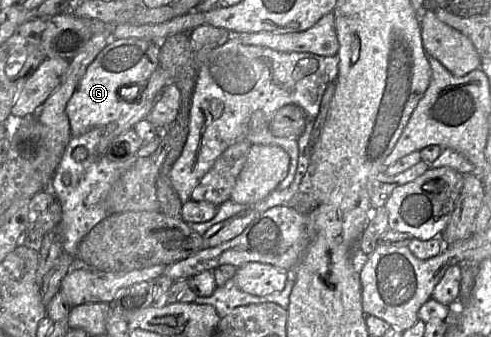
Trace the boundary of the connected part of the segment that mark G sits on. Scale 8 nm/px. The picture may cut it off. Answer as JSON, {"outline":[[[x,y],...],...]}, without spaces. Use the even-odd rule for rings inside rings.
{"outline":[[[111,39],[87,67],[67,103],[66,114],[71,136],[80,136],[93,127],[107,125],[128,113],[134,104],[128,104],[127,100],[134,97],[134,92],[132,89],[127,91],[127,87],[131,84],[140,87],[146,85],[151,74],[159,66],[159,53],[160,43],[147,39]]]}

